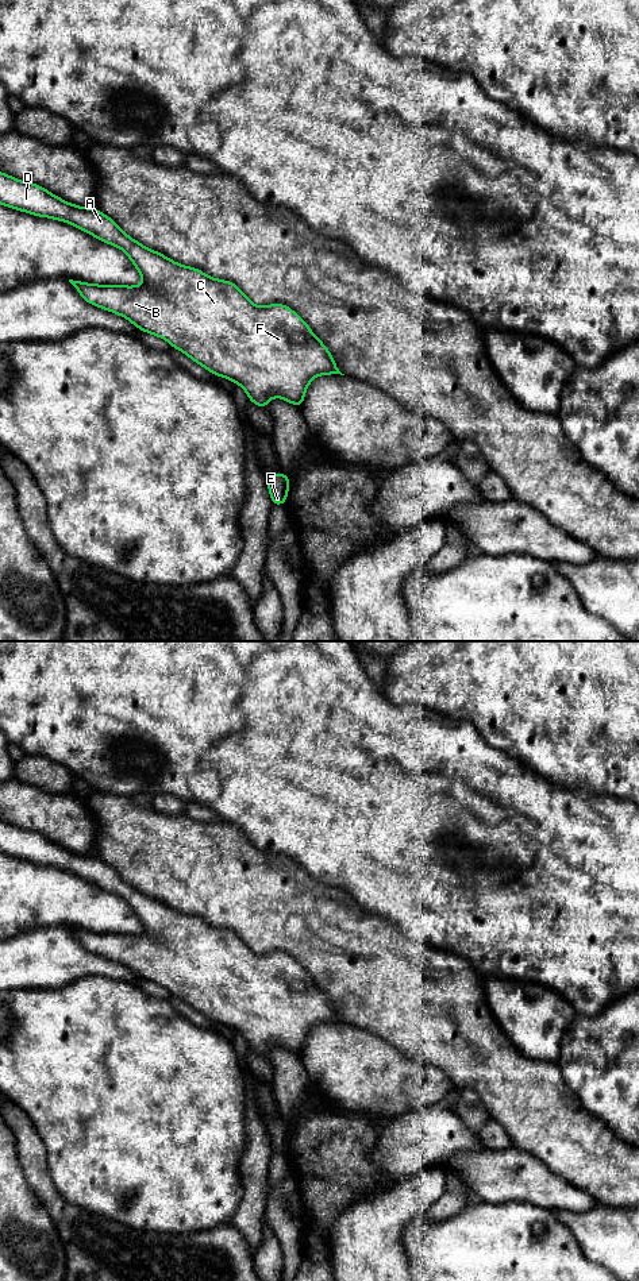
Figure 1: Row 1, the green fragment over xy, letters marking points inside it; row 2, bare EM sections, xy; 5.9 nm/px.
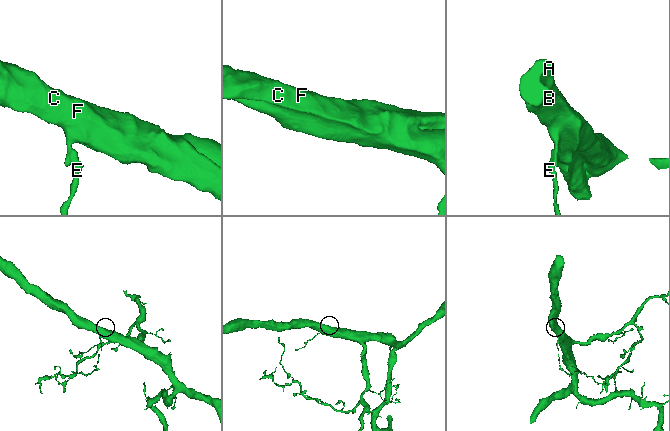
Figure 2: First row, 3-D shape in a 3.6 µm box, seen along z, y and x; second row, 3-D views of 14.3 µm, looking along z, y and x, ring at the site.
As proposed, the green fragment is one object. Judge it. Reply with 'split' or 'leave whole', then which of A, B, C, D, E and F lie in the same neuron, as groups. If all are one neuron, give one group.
leave whole; groups A B C D E F

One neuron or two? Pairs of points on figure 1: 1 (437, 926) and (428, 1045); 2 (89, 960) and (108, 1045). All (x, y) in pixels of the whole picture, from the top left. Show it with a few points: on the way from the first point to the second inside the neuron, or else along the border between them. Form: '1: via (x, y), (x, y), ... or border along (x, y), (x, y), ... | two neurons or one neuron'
1: border along (405, 936), (414, 940), (424, 940), (465, 960) | two neurons
2: border along (124, 982), (100, 976), (83, 976), (64, 987) | two neurons

